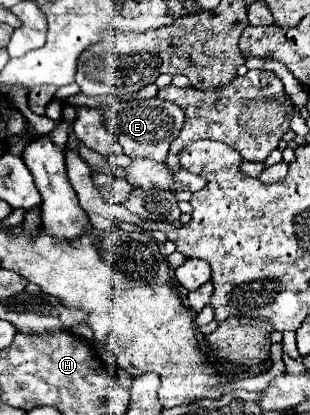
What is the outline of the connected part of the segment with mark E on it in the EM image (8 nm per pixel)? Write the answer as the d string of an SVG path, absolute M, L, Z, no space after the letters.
M150 98L118 102L110 108L104 108L104 120L108 132L116 136L124 154L128 154L130 158L152 158L156 162L164 162L172 140L180 134L180 128L184 126L184 112L176 104L164 102L160 98Z

